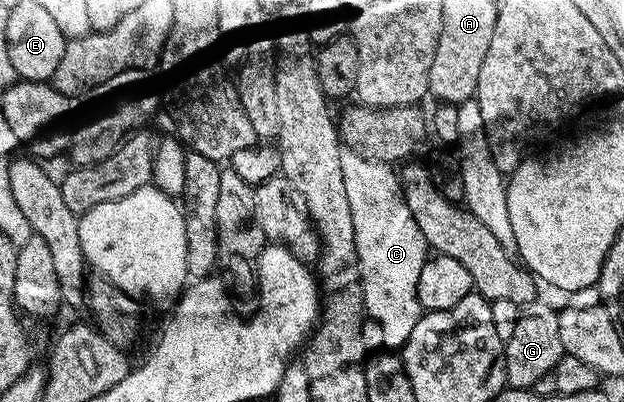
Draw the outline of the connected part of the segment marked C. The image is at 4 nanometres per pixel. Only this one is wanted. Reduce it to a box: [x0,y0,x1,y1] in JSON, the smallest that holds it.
[340,152,430,352]

